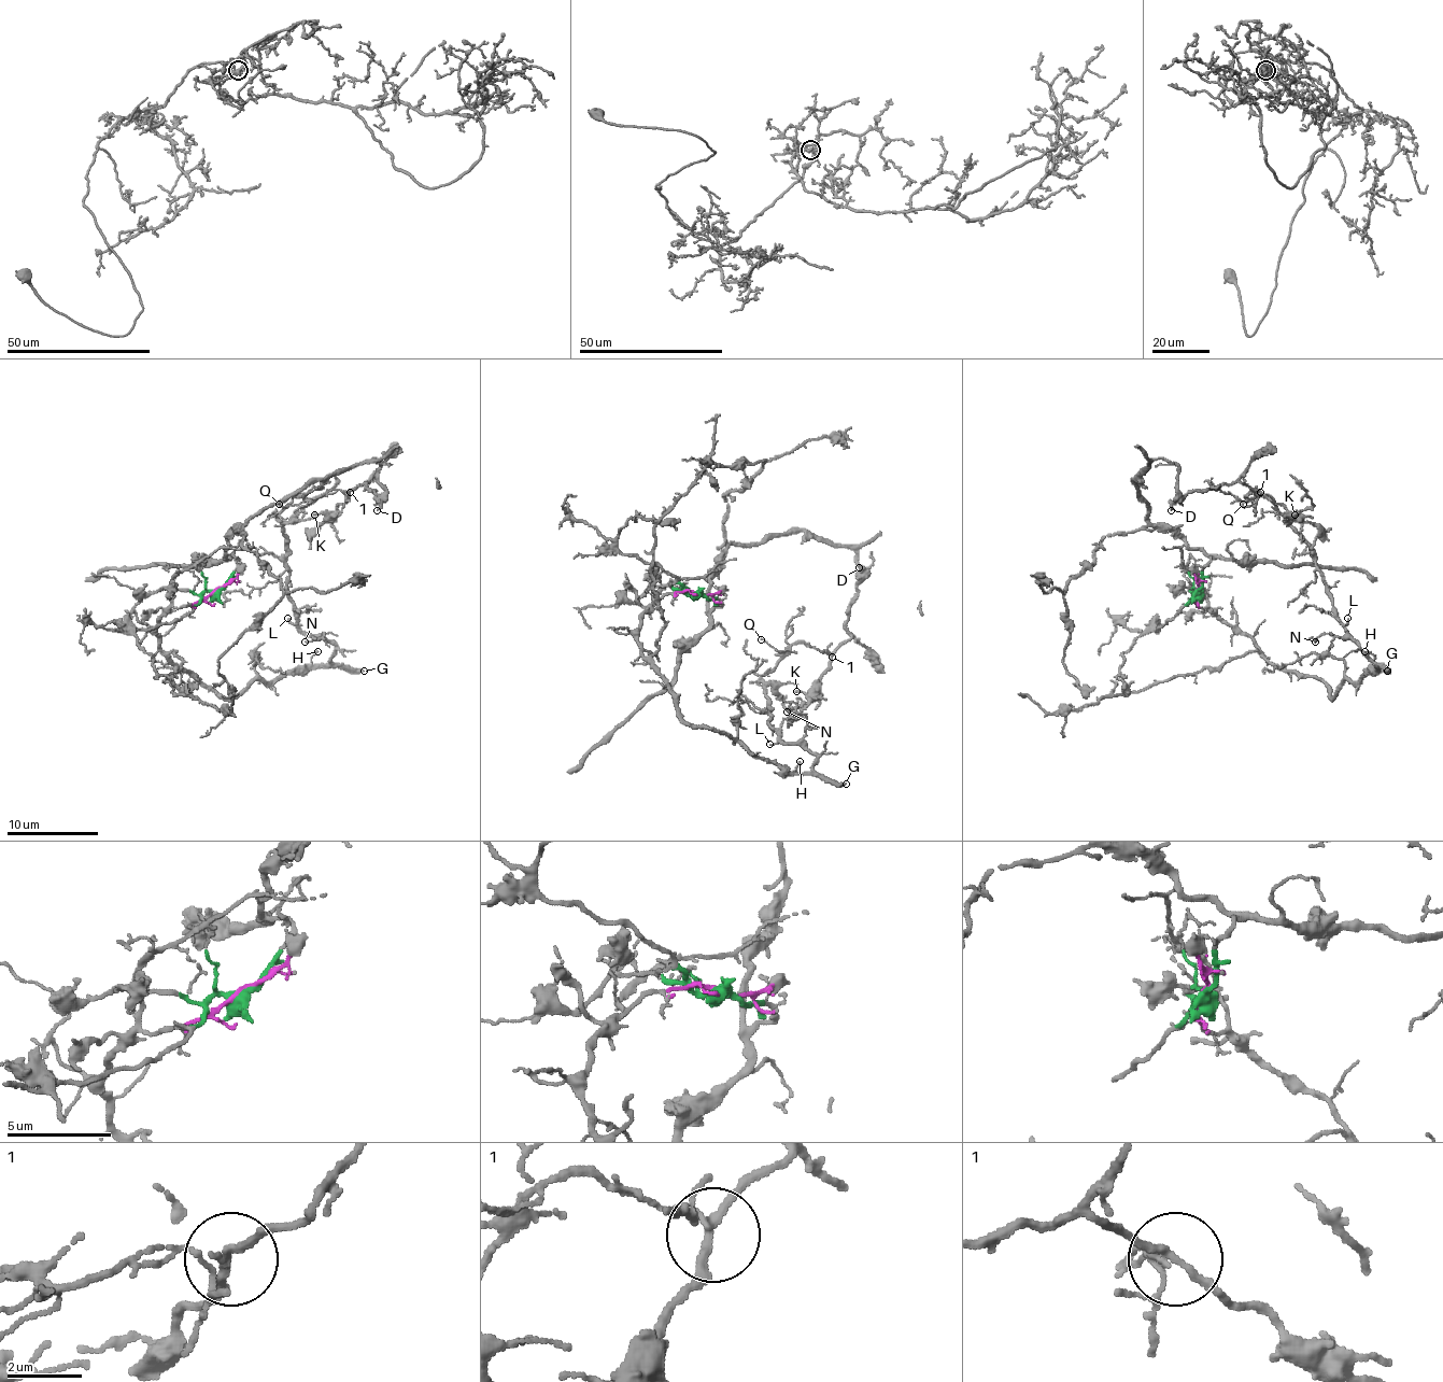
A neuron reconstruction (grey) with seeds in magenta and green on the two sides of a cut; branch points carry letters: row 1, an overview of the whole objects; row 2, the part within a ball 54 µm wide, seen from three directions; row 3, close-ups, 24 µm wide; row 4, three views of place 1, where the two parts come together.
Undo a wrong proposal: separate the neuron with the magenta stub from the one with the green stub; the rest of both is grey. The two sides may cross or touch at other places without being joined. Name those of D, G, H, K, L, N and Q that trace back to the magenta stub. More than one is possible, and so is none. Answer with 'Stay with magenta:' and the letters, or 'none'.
Stay with magenta: G, H, L, N, Q

